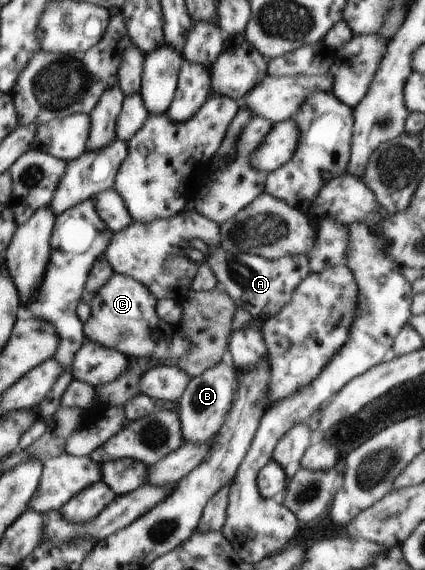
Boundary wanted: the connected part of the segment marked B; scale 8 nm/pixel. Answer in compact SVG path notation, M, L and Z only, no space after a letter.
M226 359L200 376L191 378L179 400L180 408L177 410L184 442L205 443L223 427L227 414L236 400L237 374L238 370Z

